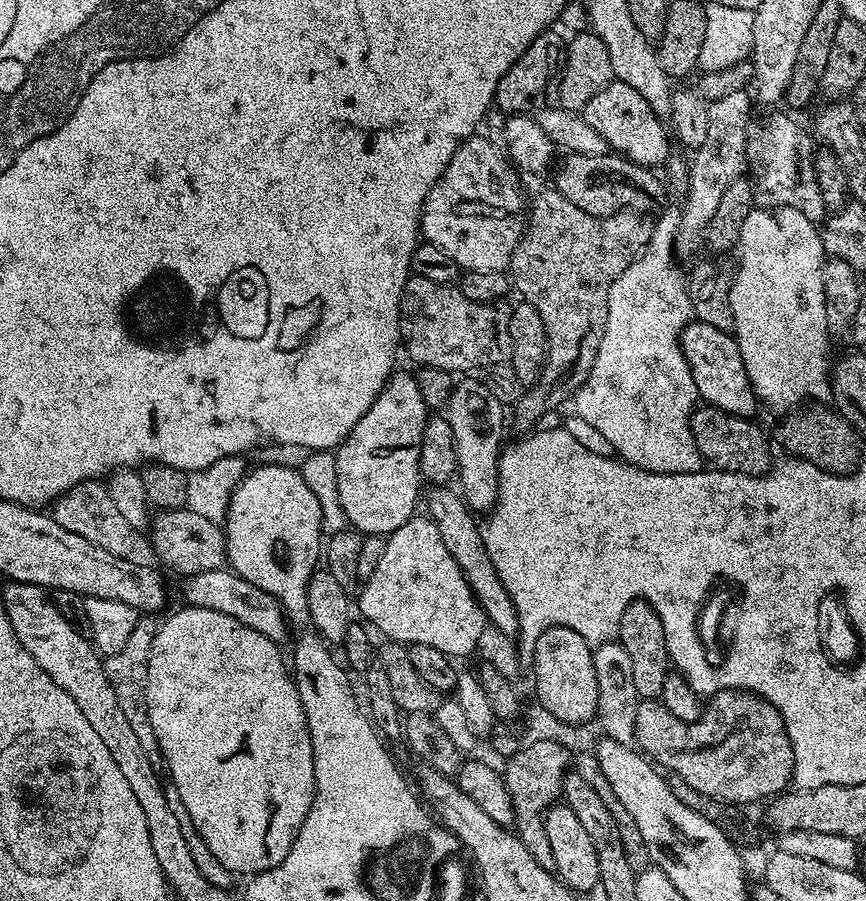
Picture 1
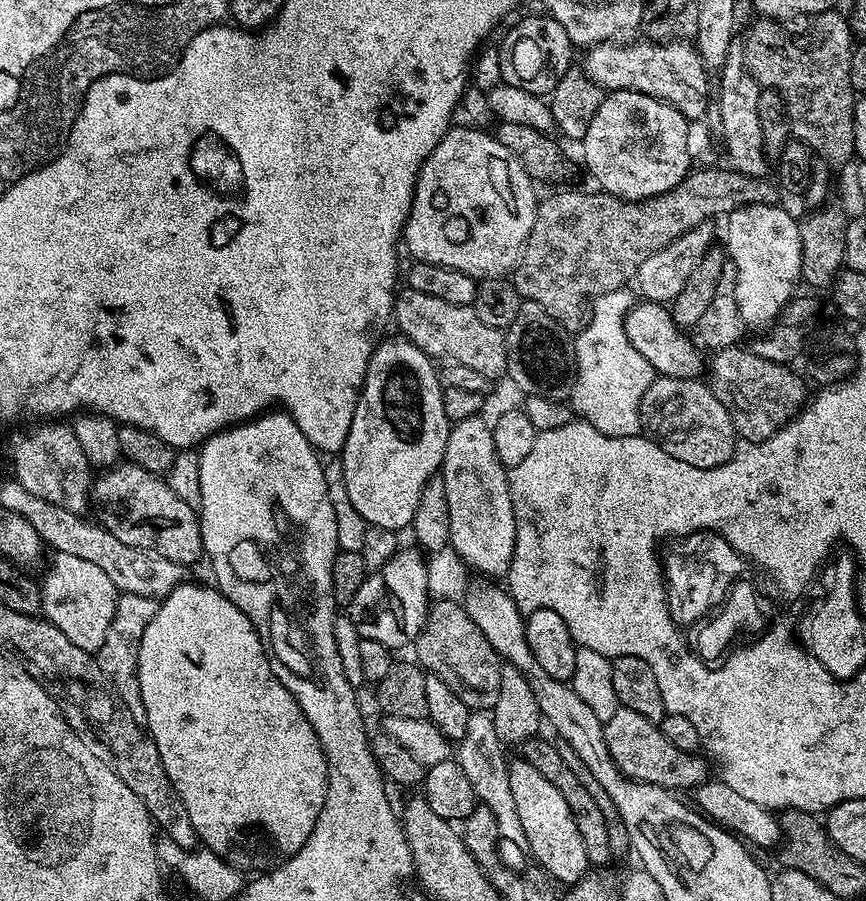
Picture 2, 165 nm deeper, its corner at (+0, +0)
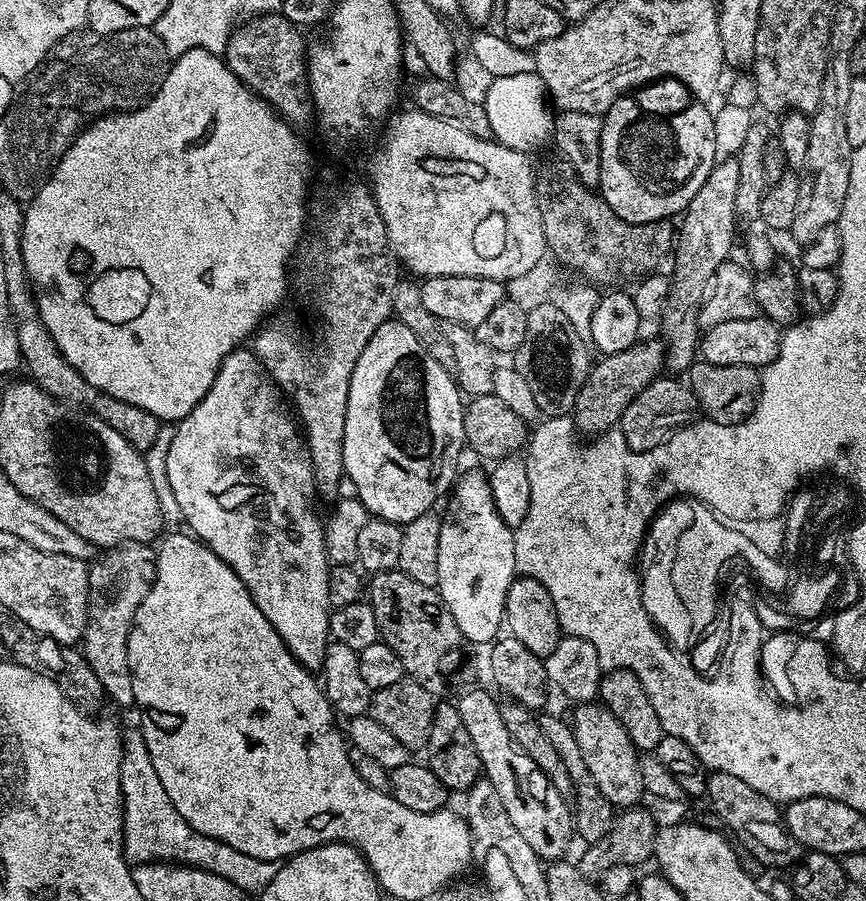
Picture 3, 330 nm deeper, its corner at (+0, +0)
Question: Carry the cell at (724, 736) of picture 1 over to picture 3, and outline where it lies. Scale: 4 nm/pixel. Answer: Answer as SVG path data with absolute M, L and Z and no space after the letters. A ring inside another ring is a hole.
M580 702L575 705L575 708L576 713L570 716L572 733L574 738L578 738L578 750L582 750L582 758L586 761L586 766L590 766L590 778L594 778L598 790L602 790L602 794L606 794L606 798L617 809L627 810L639 805L640 796L642 797L644 792L644 783L640 773L638 749L630 742L630 734L622 730L622 722L618 722L618 718L614 718L614 714L610 714L610 710L599 702Z

